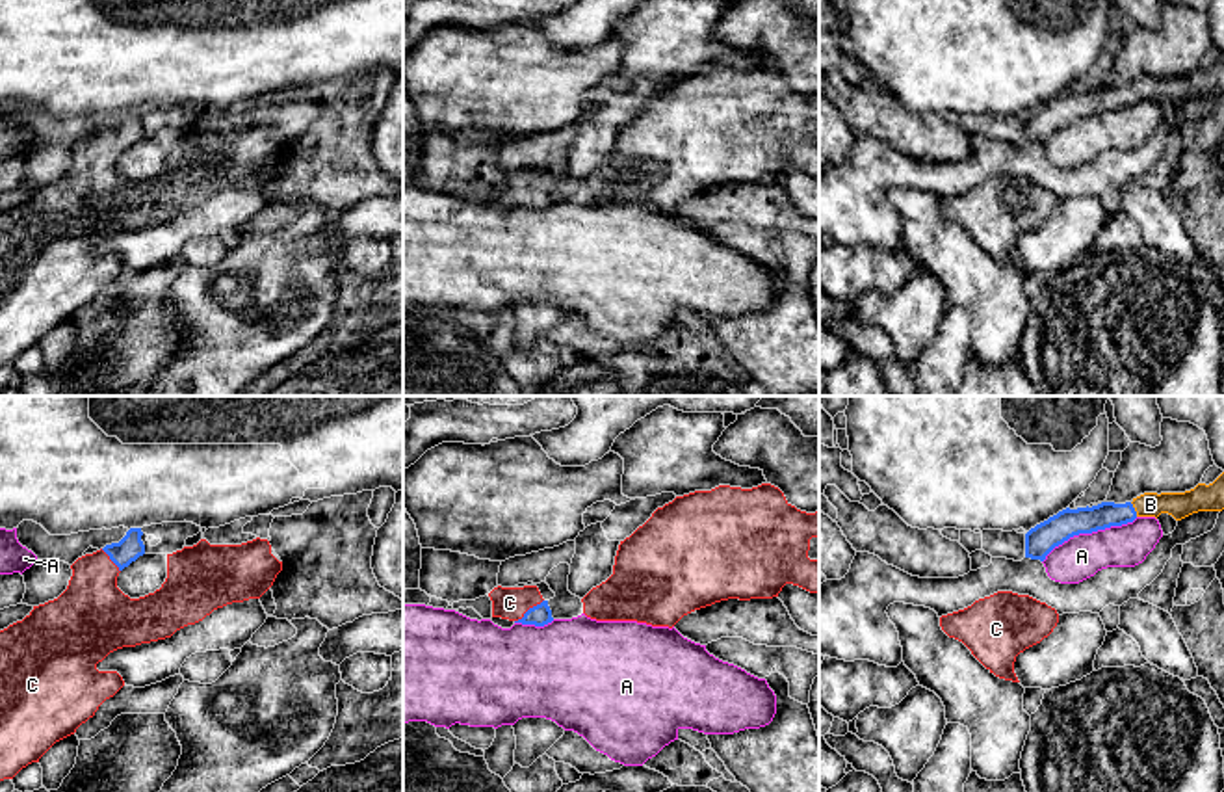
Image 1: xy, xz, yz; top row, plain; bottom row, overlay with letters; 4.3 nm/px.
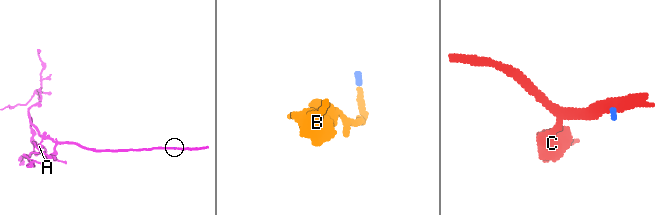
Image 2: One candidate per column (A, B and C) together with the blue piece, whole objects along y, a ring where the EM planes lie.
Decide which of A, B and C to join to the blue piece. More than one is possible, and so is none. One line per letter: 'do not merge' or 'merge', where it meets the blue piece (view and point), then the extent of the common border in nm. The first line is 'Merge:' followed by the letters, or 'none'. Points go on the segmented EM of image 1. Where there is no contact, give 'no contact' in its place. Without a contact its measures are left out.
Merge: B, C
A: do not merge; meets blue in yz at (1089, 532); contact 460 nm long
B: merge; meets blue in yz at (1133, 510); contact 70 nm long
C: merge; meets blue in xz at (528, 610); contact 160 nm long

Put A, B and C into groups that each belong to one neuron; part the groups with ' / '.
A / B C

